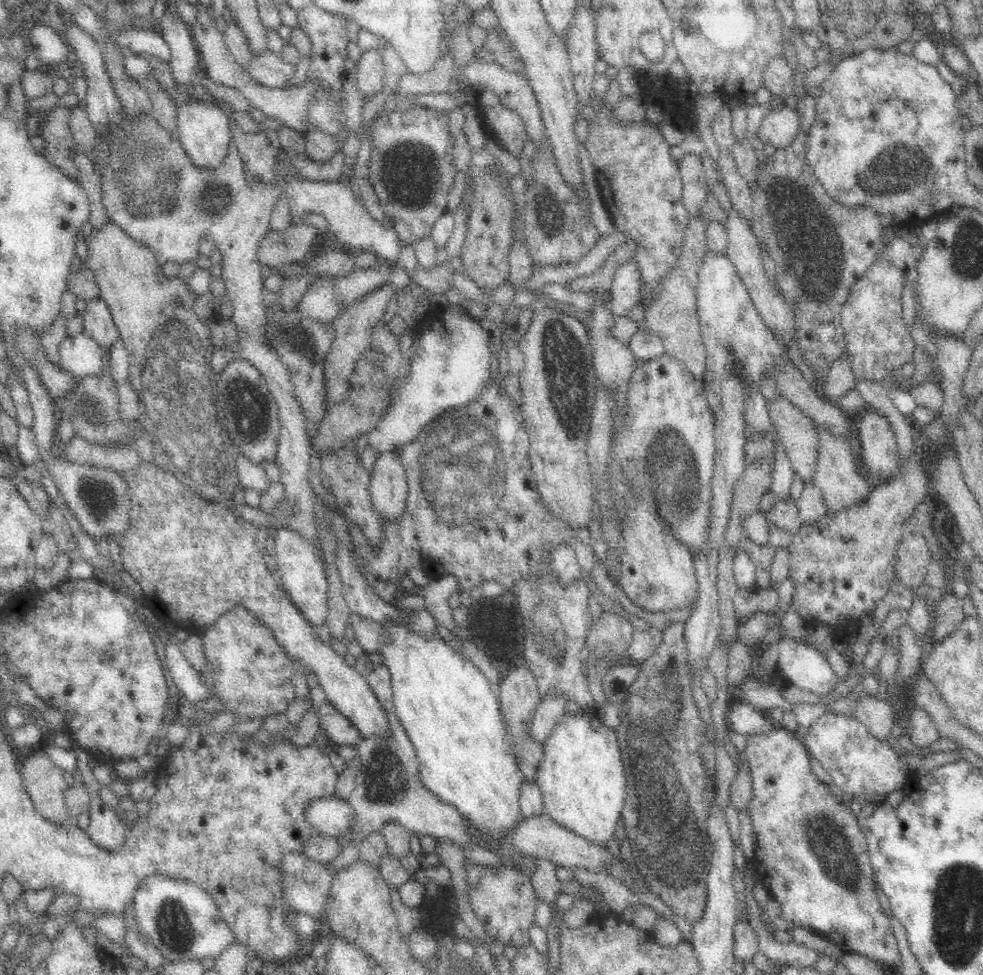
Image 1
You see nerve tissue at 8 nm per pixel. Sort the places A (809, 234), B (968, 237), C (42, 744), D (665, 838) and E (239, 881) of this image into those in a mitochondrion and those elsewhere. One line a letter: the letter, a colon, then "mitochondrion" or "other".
A: mitochondrion
B: mitochondrion
C: other
D: mitochondrion
E: mitochondrion

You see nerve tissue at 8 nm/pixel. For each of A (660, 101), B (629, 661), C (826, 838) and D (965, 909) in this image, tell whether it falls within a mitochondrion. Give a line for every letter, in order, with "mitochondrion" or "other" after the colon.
A: other
B: other
C: mitochondrion
D: mitochondrion

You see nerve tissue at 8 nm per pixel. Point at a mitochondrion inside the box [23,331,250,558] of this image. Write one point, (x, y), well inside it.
(94, 412)

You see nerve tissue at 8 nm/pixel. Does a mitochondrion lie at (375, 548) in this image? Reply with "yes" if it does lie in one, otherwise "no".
no

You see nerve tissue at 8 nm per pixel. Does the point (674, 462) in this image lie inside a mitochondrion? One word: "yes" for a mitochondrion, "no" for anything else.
yes

